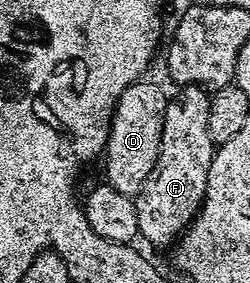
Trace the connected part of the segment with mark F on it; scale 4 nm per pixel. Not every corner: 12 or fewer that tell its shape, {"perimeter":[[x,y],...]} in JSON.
{"perimeter":[[209,94],[165,103],[159,156],[137,195],[137,233],[180,239],[215,153]]}

